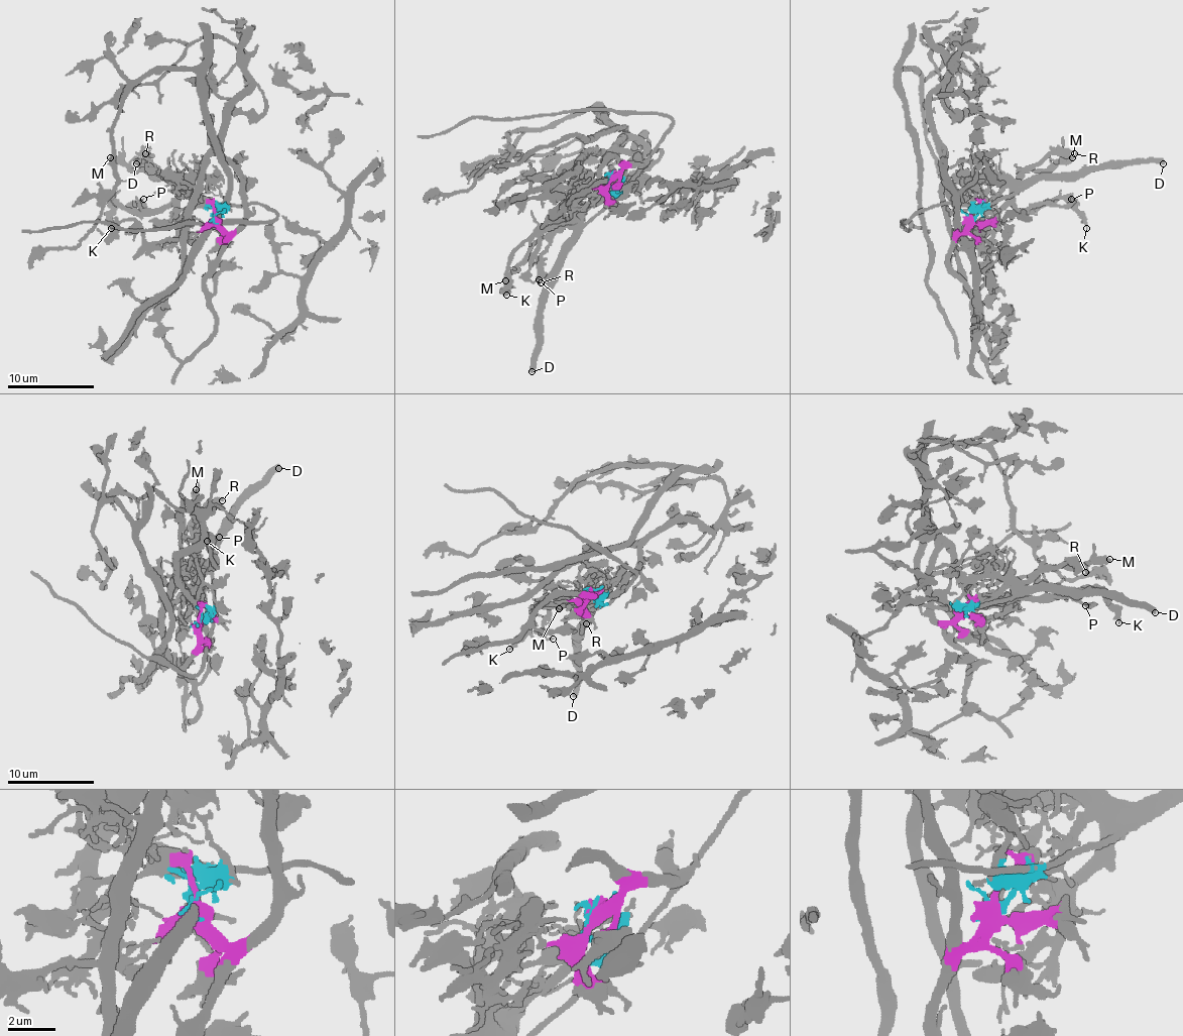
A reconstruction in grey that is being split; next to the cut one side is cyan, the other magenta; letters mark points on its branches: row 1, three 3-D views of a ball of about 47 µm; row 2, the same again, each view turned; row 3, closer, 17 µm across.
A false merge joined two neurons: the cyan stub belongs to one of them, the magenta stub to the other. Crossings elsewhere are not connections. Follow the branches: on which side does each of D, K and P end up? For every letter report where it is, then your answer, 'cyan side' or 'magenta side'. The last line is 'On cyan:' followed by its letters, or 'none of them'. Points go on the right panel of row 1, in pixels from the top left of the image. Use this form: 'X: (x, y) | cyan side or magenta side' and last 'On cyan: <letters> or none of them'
D: (1163, 163) | cyan side
K: (1086, 228) | cyan side
P: (1071, 199) | cyan side
On cyan: D, K, P

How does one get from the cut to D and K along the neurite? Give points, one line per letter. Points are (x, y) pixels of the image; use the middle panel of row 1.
D: (610, 178), (613, 199), (572, 246), (542, 314), (542, 348), (530, 372)
K: (610, 178), (610, 184), (593, 203), (568, 218), (544, 225), (519, 246), (509, 264), (506, 295)

